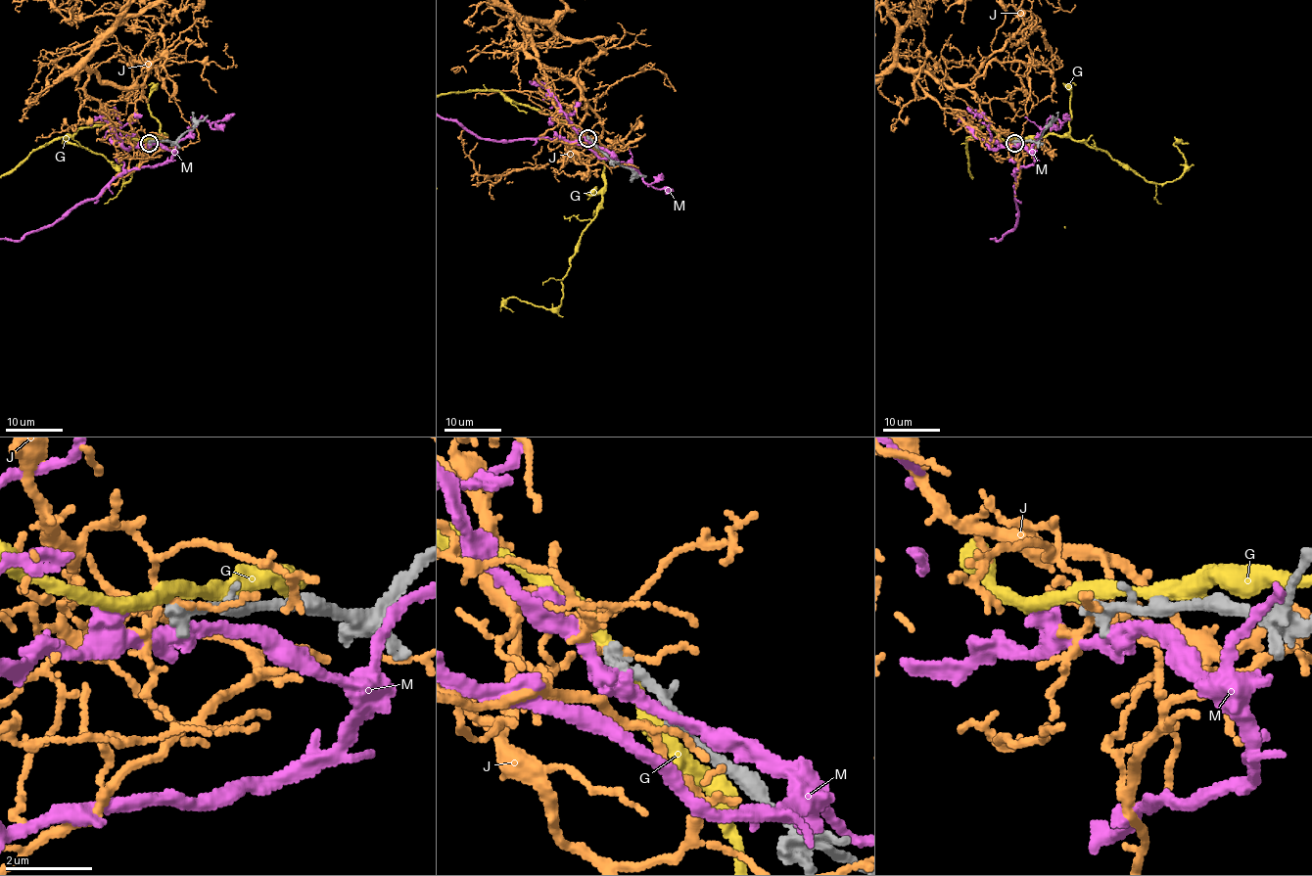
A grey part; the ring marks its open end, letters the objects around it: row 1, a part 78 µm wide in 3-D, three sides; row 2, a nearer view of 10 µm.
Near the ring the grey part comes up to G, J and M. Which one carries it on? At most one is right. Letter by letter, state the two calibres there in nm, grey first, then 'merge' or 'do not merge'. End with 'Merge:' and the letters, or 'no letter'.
G: 360 nm thick on the grey side, 320 nm on the other; do not merge
J: 360 nm thick on the grey side, 120 nm on the other; do not merge
M: 360 nm thick on the grey side, 400 nm on the other; do not merge
Merge: no letter

